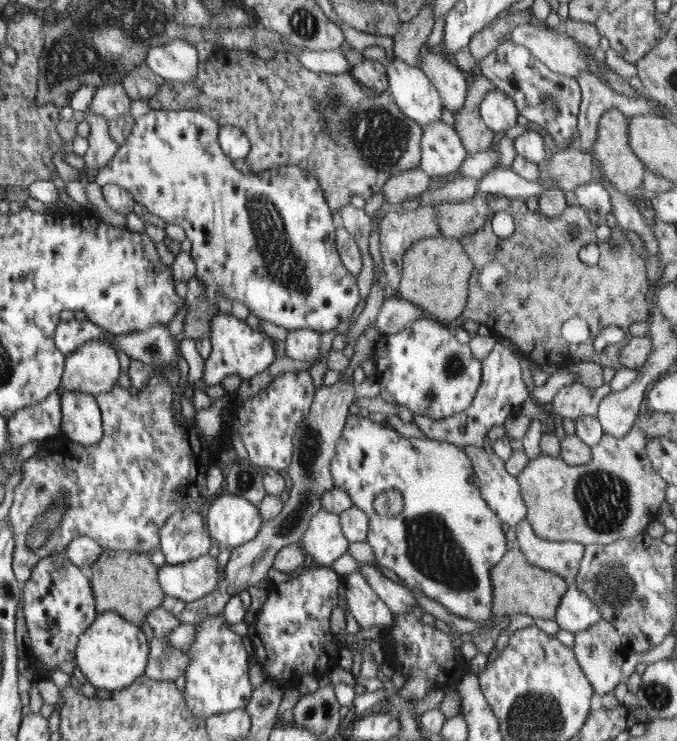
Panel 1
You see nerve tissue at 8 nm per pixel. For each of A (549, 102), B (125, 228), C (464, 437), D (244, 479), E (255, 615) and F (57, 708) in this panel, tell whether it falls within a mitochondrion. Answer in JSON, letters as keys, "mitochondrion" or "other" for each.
{"A":"mitochondrion","B":"other","C":"other","D":"mitochondrion","E":"other","F":"other"}

